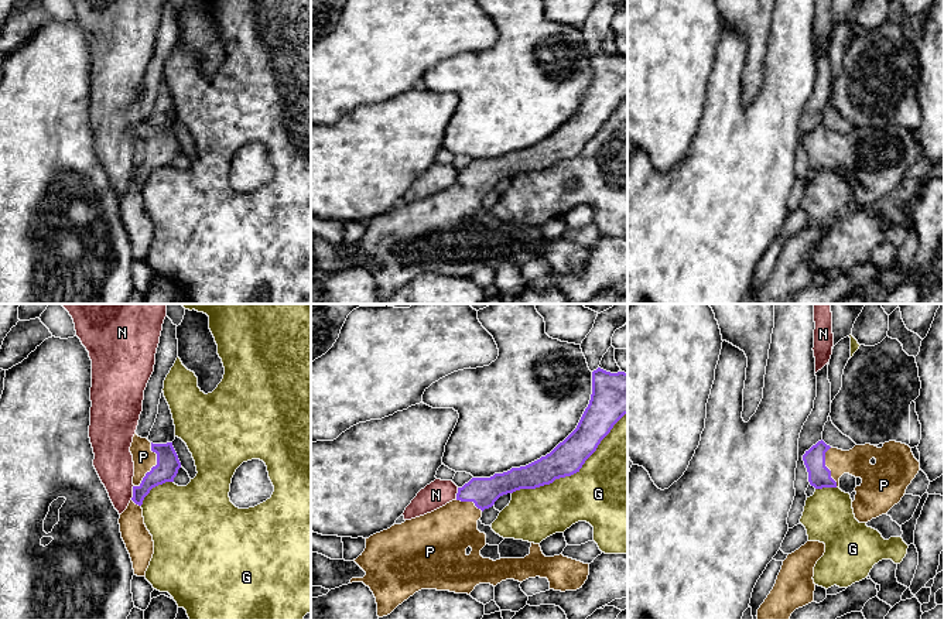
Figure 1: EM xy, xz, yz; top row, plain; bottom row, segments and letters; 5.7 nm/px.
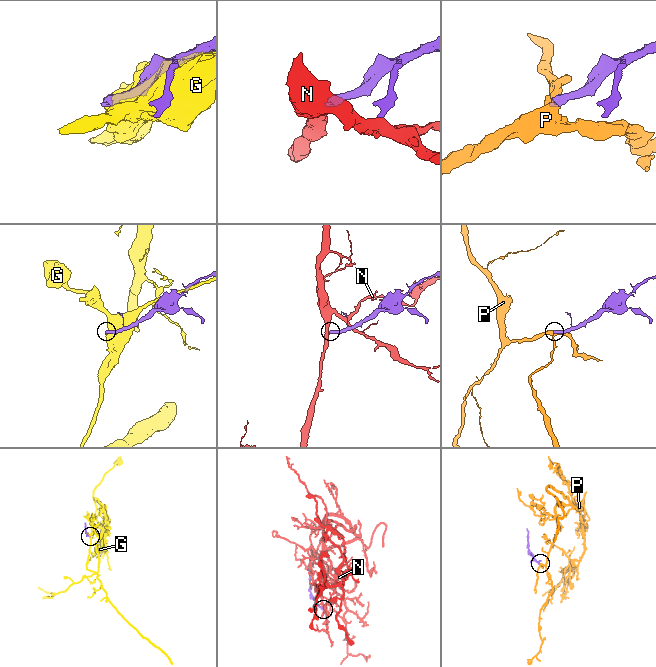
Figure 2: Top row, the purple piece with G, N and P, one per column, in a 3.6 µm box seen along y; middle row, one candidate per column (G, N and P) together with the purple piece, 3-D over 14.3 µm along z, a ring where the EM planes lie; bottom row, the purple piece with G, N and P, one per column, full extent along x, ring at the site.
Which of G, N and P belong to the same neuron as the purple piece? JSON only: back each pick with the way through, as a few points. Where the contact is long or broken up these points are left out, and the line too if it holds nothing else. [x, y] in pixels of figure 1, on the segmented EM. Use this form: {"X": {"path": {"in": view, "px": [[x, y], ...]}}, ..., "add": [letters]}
{"P": {"path": {"in": "xy", "px": [[167, 467], [156, 465], [147, 457], [143, 457]]}}, "add": ["P"]}

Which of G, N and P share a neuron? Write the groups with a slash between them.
G / N / P

